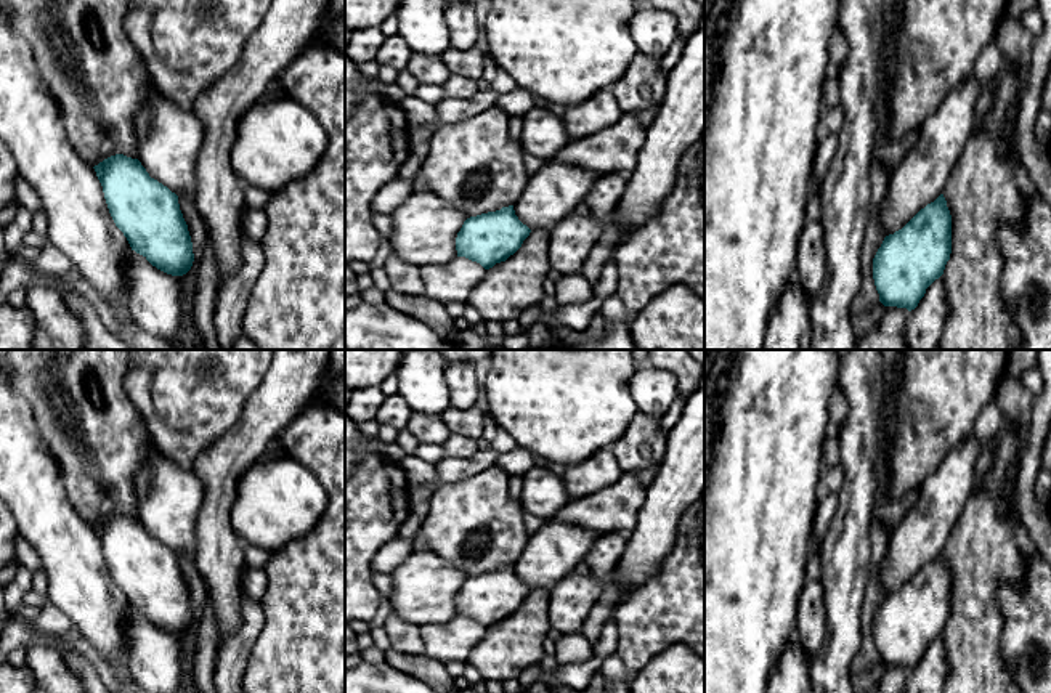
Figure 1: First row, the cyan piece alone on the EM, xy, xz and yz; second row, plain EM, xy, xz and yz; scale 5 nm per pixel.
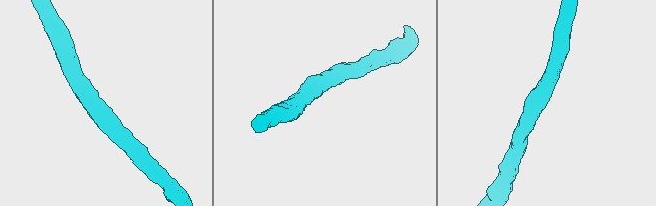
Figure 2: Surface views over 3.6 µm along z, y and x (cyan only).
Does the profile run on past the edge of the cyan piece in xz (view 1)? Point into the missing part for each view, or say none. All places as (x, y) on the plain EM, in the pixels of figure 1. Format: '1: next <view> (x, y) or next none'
1: next none

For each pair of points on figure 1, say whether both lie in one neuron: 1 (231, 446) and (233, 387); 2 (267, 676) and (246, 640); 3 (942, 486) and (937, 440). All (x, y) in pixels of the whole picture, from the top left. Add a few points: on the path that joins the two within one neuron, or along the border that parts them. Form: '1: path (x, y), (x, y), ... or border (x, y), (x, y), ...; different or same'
1: border (249, 395), (241, 417), (202, 453); different
2: border (265, 615), (265, 623), (243, 676); different
3: border (968, 435), (917, 490); different

